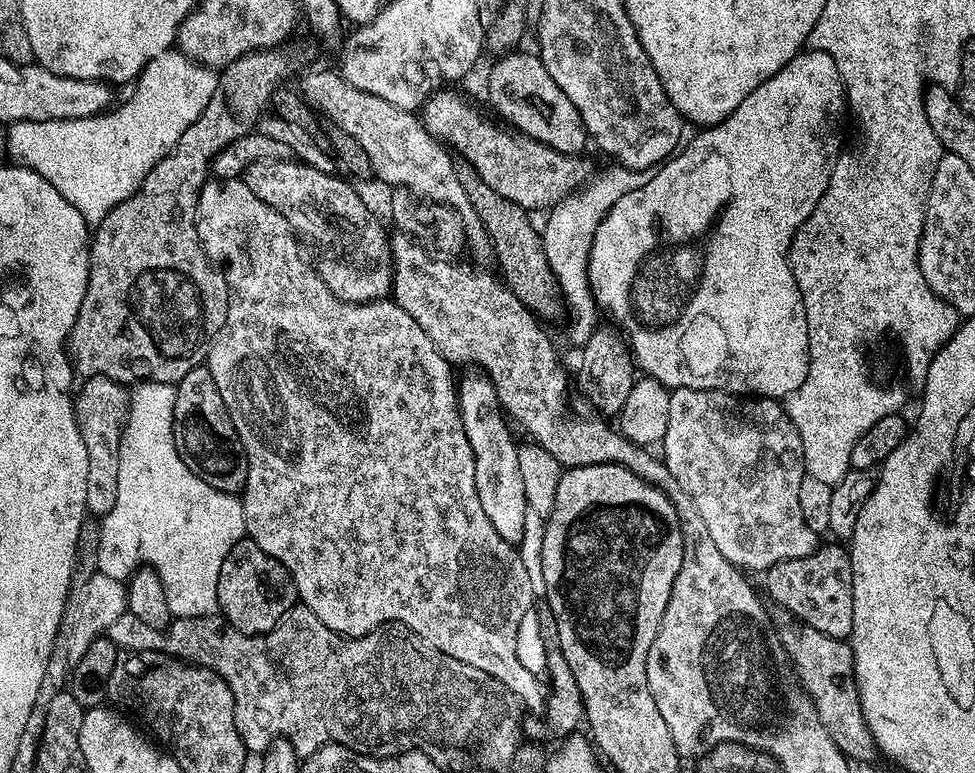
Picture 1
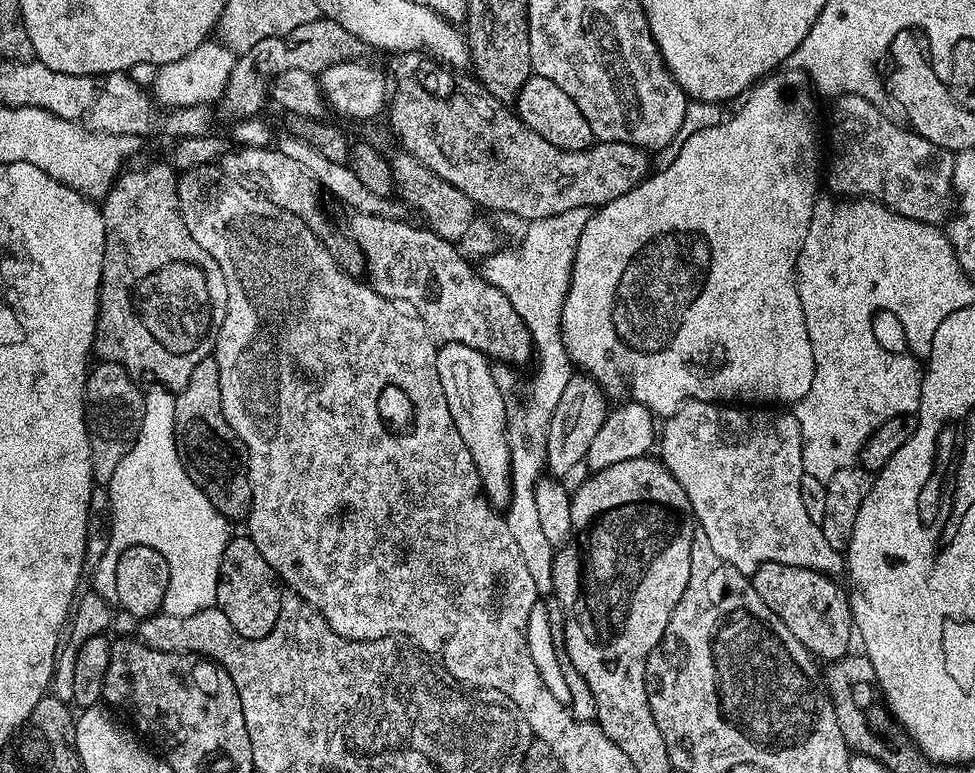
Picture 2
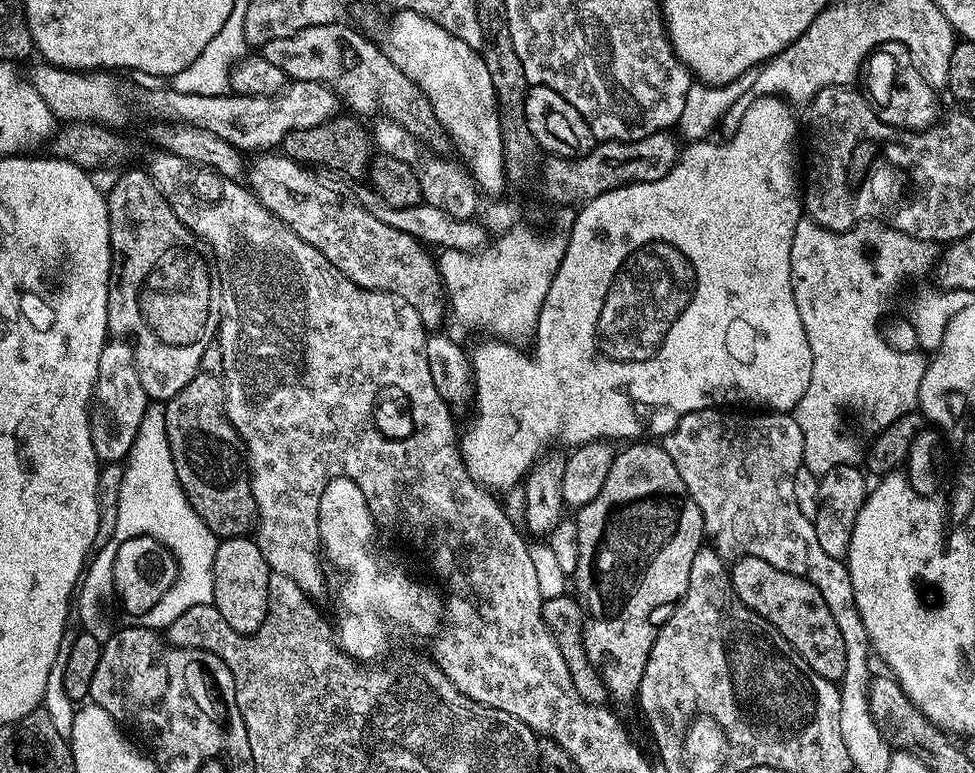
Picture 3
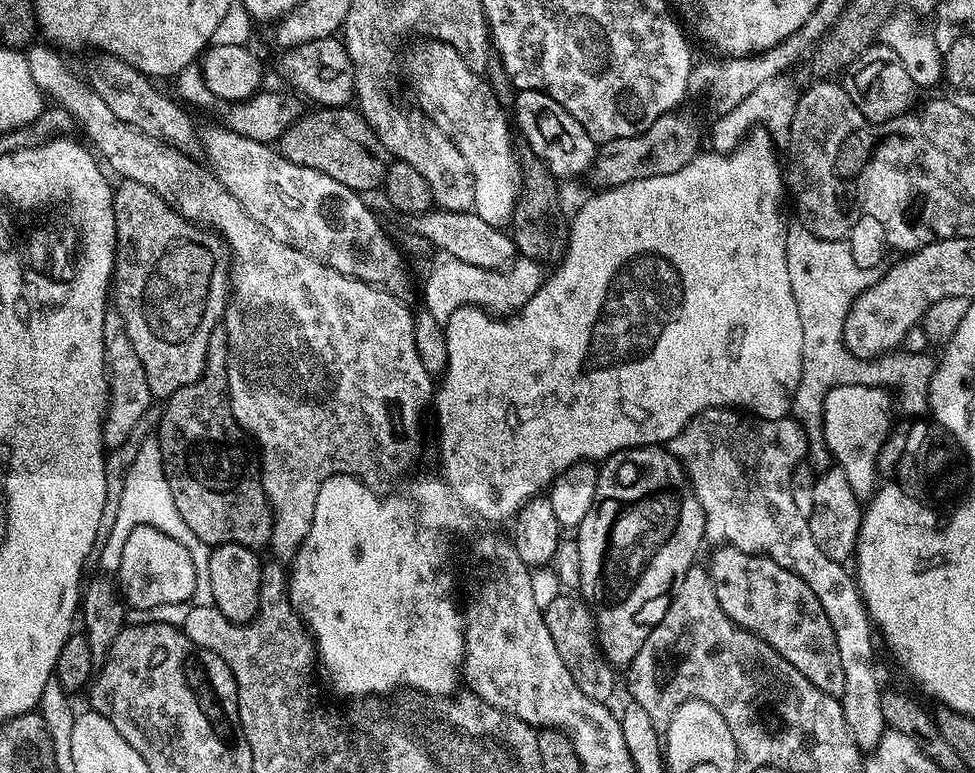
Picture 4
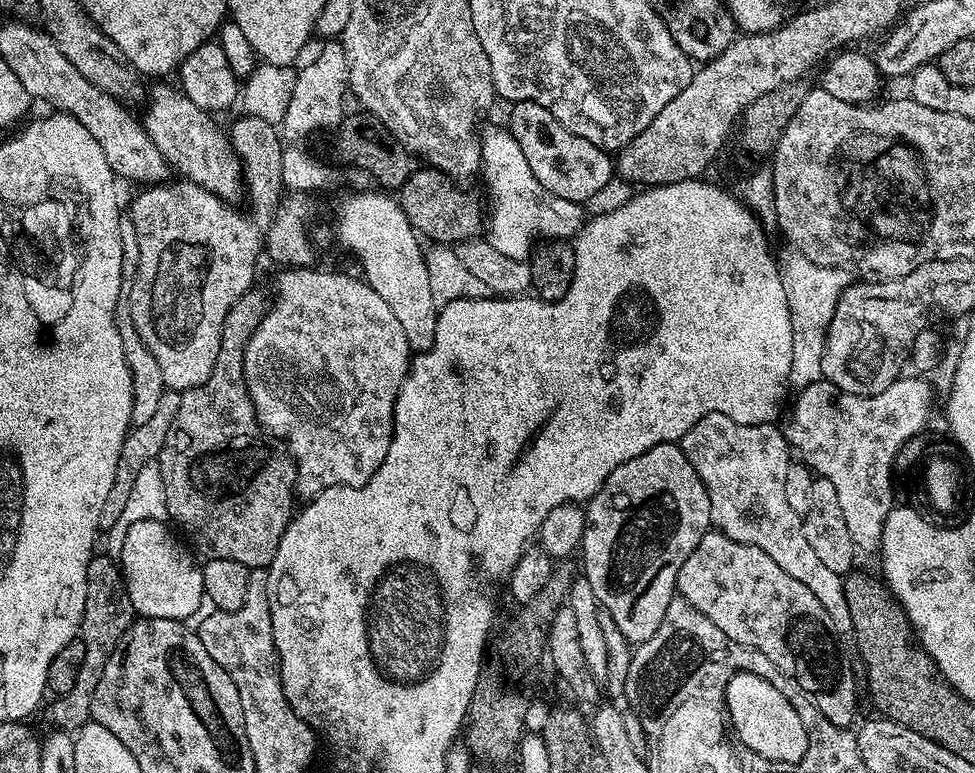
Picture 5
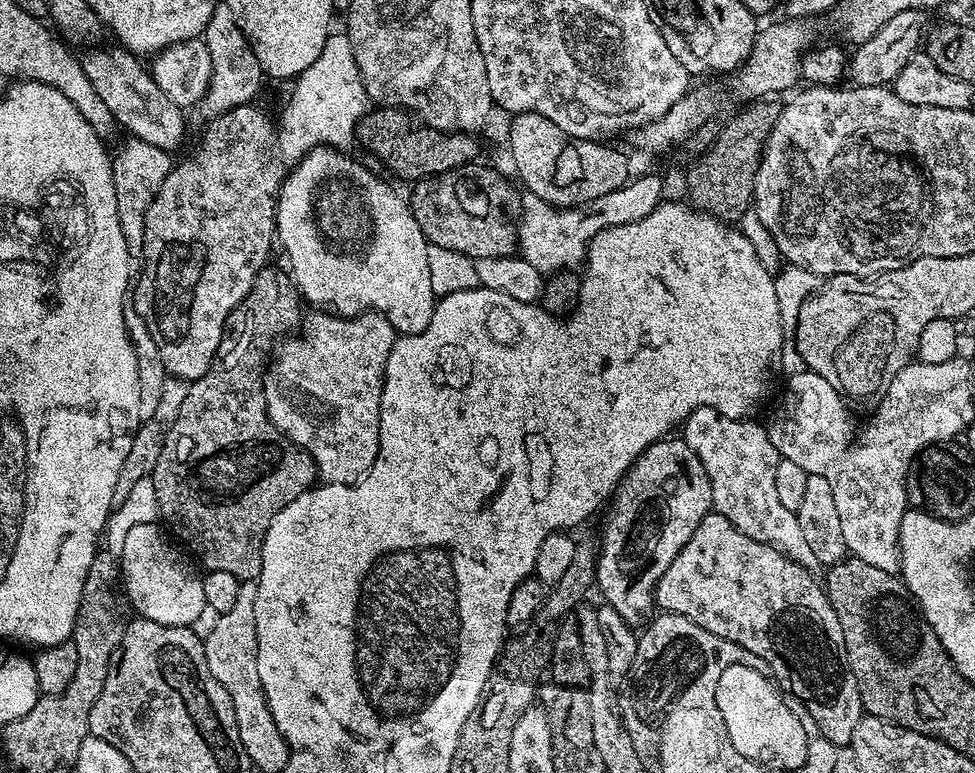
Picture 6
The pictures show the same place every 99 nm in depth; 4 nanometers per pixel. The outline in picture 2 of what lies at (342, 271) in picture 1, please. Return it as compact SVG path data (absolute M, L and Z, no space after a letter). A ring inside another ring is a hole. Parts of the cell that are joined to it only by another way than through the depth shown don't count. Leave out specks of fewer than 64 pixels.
M236 146L219 158L218 167L226 178L238 182L238 186L255 192L257 196L264 196L274 206L305 220L309 230L323 238L324 247L334 257L336 265L343 272L356 278L365 271L364 256L347 235L344 235L345 237L328 236L331 234L332 228L328 225L323 210L320 209L319 200L320 196L322 197L322 189L314 178L310 178L310 174L306 174L306 170L302 170L302 166L298 166L298 162L286 158L286 154L279 152L275 146L267 148Z

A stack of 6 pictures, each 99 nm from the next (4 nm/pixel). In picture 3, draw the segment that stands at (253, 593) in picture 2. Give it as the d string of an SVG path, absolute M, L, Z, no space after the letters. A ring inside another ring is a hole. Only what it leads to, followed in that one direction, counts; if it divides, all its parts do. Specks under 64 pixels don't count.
M251 535L230 536L217 543L211 604L218 610L218 614L222 614L222 618L226 618L226 626L230 626L230 630L249 636L262 626L268 613L272 573L266 558L262 558L262 550Z

